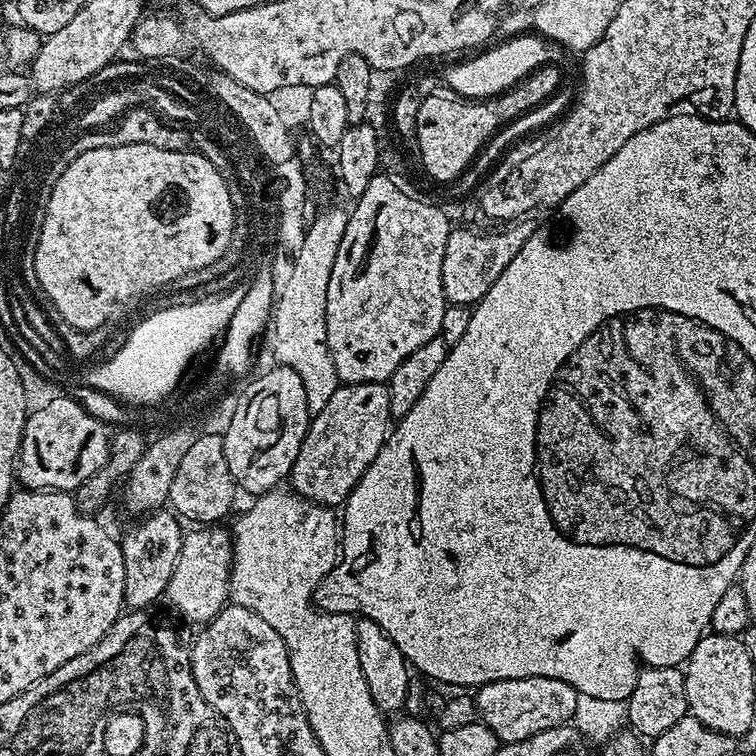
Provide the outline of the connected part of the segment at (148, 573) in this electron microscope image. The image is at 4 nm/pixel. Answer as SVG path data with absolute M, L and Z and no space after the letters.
M158 510L137 520L140 521L132 525L120 538L123 566L126 568L124 599L129 607L146 608L152 600L159 597L161 599L167 591L170 574L173 573L177 556L181 552L184 532L178 524L179 519L168 510Z

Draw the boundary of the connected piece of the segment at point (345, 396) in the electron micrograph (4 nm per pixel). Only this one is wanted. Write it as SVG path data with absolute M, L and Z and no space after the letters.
M385 383L341 384L330 394L326 406L311 417L308 433L304 435L290 473L291 491L316 504L343 505L387 440L391 418Z

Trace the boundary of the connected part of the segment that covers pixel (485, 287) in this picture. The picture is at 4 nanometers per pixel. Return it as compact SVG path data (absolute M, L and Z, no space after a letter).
M453 227L446 242L446 252L442 258L442 286L444 298L448 304L480 303L484 293L489 292L492 284L500 277L504 268L516 256L522 243L522 236L516 232L492 232L483 236L480 232L471 232L468 228Z

